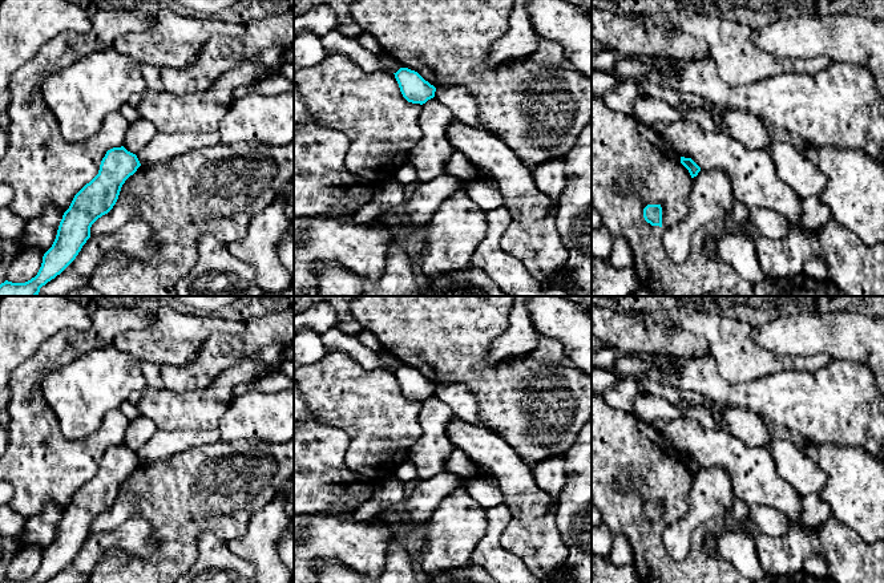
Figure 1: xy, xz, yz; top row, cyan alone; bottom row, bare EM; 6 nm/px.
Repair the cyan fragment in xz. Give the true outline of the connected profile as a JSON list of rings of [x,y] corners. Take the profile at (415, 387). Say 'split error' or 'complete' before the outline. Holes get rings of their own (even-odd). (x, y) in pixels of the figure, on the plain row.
complete; [[[400,365],[395,372],[403,394],[412,401],[425,401],[435,394],[436,385],[425,378],[417,369]]]

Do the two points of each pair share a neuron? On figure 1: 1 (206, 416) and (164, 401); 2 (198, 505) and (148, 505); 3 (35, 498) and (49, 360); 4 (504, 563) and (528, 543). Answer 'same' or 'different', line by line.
1: same
2: same
3: same
4: different

